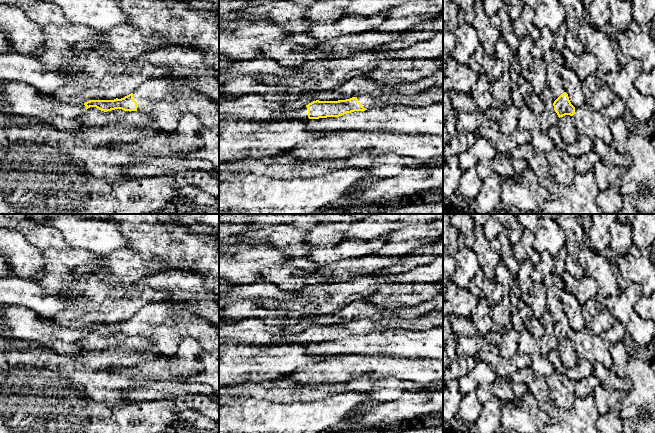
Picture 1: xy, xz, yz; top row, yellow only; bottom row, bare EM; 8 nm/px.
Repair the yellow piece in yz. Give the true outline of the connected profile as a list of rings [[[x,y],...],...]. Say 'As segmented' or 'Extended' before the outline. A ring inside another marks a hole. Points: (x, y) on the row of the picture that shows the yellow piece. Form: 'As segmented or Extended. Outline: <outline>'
Extended. Outline: [[[564,92],[553,103],[554,110],[559,117],[557,127],[560,131],[564,143],[571,144],[579,136],[572,116],[575,113],[575,107],[571,104],[568,94]]]

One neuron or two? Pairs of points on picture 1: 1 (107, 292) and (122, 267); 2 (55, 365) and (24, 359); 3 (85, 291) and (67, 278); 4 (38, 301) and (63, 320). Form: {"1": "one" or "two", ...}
{"1": "two", "2": "one", "3": "two", "4": "two"}

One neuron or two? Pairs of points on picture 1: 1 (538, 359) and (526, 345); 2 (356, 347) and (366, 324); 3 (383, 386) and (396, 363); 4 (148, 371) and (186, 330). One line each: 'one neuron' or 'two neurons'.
1: one neuron
2: two neurons
3: two neurons
4: two neurons

